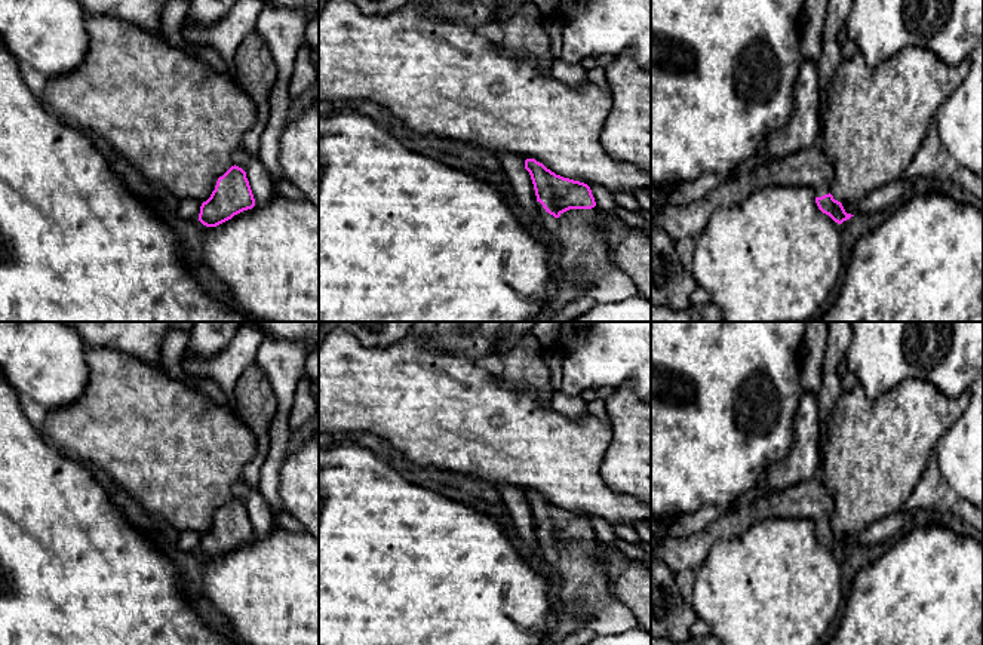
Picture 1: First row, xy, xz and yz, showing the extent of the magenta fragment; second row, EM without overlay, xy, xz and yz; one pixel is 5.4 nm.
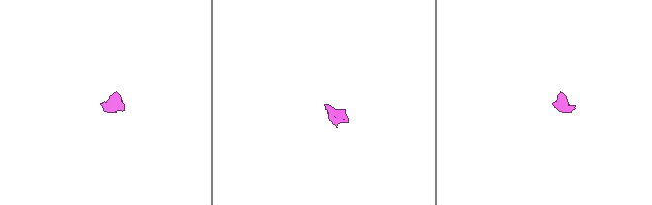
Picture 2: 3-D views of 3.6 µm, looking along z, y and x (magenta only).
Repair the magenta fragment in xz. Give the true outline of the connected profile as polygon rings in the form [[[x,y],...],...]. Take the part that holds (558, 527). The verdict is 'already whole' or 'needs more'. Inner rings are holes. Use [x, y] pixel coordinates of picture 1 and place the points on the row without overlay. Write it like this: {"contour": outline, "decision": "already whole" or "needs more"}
{"contour": [[[526,491],[525,501],[534,516],[543,566],[557,584],[557,606],[587,626],[614,599],[608,574],[599,560],[602,544],[592,522],[584,515],[556,507],[535,491]]], "decision": "needs more"}

